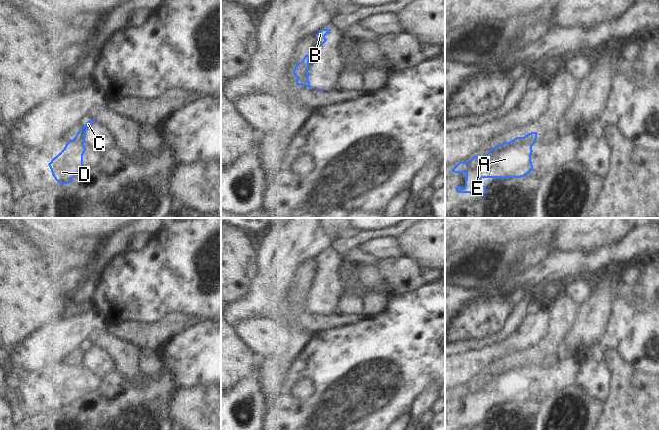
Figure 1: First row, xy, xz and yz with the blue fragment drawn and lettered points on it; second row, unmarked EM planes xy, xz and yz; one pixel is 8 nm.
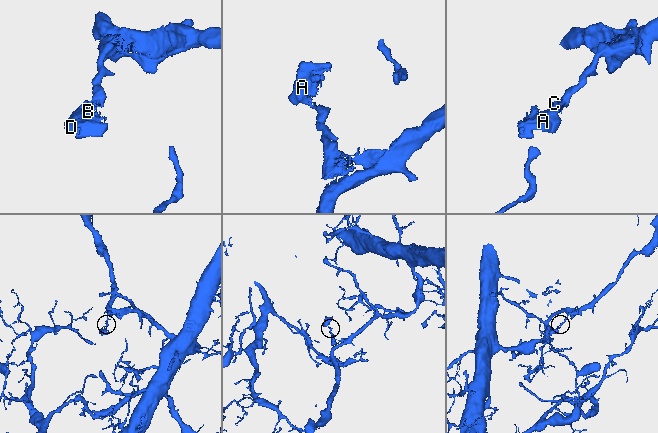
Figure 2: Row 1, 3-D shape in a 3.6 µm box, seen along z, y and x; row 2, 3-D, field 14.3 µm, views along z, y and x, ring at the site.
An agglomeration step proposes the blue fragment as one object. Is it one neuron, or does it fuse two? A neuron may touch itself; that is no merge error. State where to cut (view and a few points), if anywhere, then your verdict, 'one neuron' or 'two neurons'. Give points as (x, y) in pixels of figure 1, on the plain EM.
xy (74, 362), (83, 369) | two neurons

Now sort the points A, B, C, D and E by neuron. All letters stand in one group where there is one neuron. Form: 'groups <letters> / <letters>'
groups A B D E / C

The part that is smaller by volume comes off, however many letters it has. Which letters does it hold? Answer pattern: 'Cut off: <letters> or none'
Cut off: A, B, D, E

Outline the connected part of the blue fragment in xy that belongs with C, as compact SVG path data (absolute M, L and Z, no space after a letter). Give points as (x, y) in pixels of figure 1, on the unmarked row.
M88 344L88 346L78 355L78 357L75 360L75 364L78 368L84 369L85 361L86 361L86 355L88 352L96 345L94 344Z

